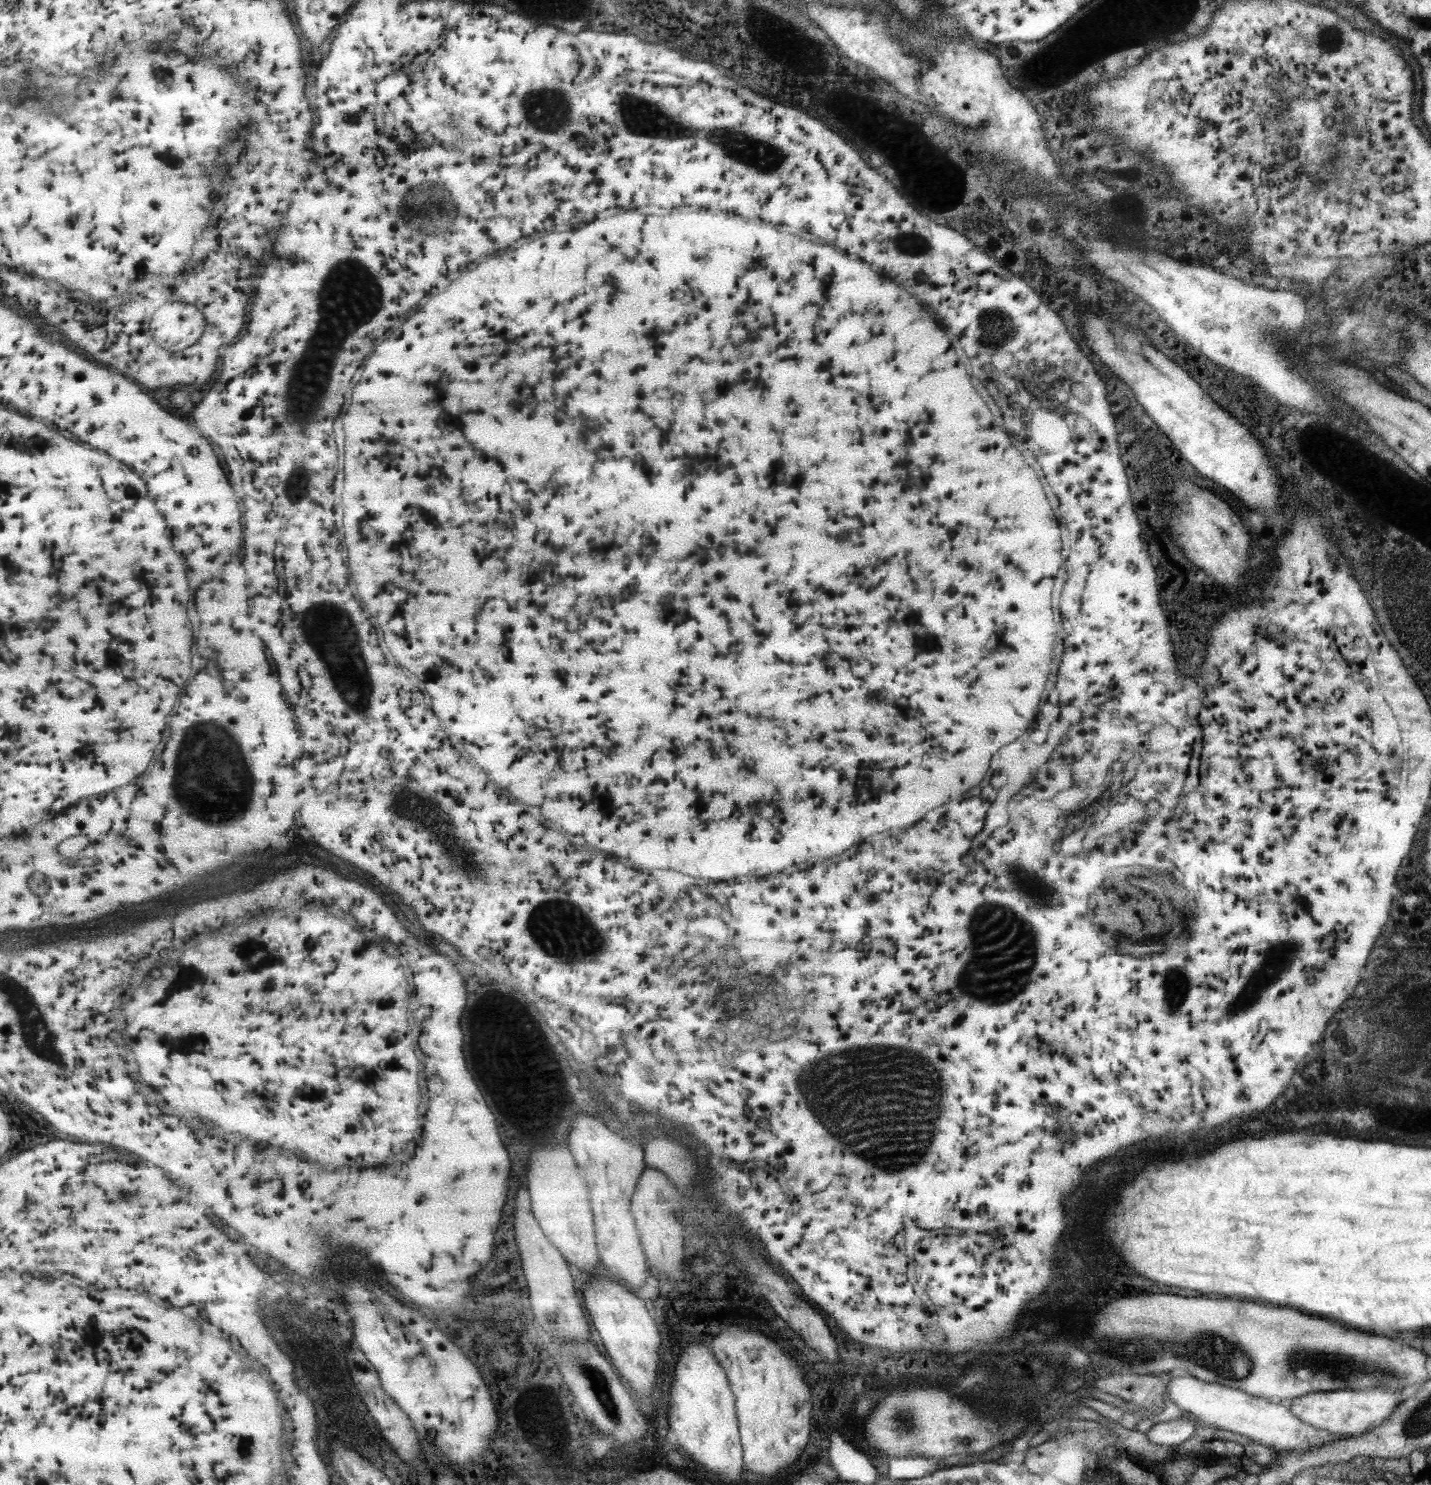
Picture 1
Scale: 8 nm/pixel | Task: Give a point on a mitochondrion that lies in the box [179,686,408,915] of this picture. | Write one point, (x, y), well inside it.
(203, 737)

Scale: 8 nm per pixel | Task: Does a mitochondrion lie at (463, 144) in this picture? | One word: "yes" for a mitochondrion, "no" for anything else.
no

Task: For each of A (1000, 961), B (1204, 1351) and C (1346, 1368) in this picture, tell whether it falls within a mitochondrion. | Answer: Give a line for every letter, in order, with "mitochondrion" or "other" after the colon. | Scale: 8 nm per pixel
A: mitochondrion
B: mitochondrion
C: mitochondrion

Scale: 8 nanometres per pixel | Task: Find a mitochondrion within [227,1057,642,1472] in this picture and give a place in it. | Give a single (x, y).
(604, 1397)

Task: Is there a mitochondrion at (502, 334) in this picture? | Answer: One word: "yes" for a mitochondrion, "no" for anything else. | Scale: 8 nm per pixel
no

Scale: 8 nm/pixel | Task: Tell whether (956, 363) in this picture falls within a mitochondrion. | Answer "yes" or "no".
no

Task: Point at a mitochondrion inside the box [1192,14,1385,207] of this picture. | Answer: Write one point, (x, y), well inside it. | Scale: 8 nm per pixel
(1329, 40)

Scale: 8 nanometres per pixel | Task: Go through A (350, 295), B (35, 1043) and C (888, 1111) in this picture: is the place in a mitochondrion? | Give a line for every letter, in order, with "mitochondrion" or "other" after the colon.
A: mitochondrion
B: mitochondrion
C: mitochondrion

